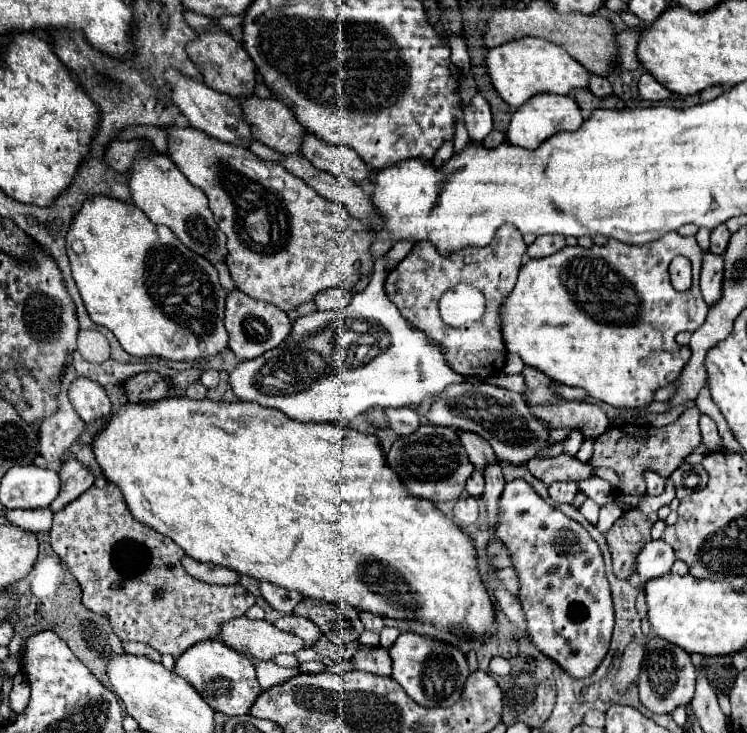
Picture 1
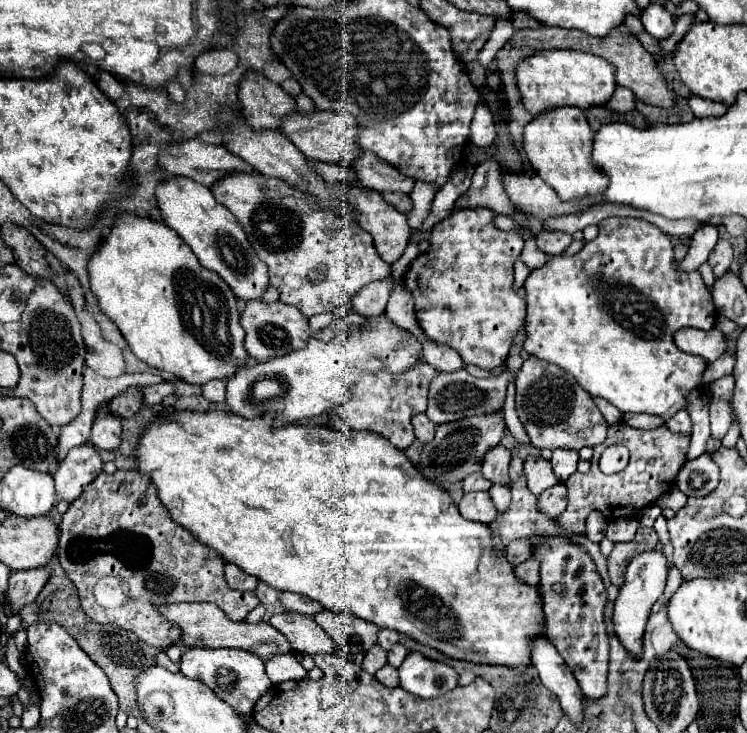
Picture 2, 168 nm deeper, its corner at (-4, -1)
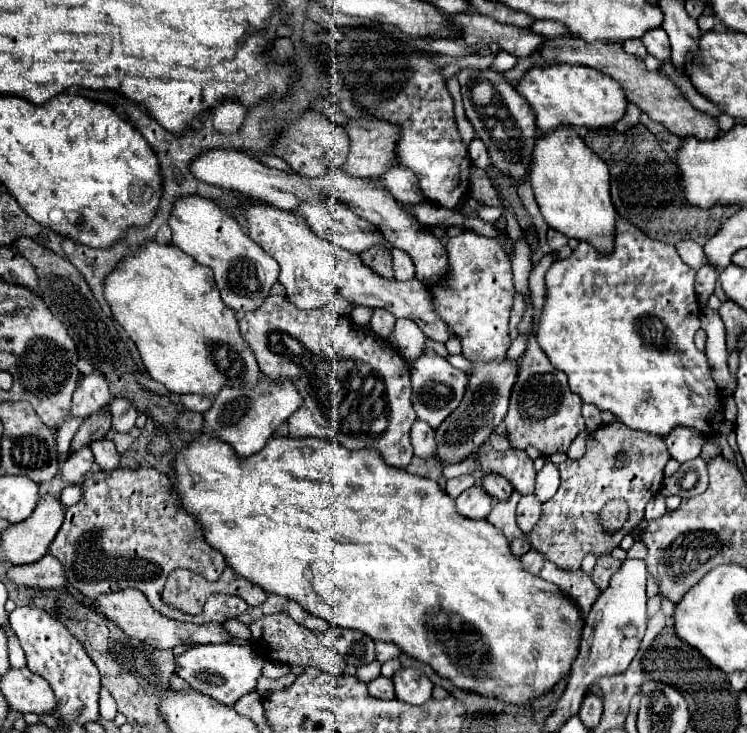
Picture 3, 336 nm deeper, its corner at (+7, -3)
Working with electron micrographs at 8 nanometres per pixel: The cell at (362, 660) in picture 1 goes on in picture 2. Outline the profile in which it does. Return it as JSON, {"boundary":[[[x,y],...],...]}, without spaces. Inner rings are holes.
{"boundary":[[[386,664],[386,666],[382,666],[378,672],[376,672],[376,678],[384,684],[384,686],[398,686],[398,670],[394,668],[394,666],[390,666],[390,664]]]}

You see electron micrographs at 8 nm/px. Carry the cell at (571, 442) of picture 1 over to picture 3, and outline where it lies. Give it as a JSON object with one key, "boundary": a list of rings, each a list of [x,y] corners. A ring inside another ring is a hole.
{"boundary":[[[545,462],[543,470],[537,472],[537,478],[535,478],[535,496],[537,500],[541,502],[547,502],[559,488],[559,470],[555,464],[551,462]]]}

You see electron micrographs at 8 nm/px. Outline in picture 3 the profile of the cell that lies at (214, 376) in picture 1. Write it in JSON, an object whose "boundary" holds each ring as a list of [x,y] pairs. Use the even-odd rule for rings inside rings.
{"boundary":[[[185,394],[179,398],[181,404],[187,408],[187,410],[193,410],[193,412],[207,412],[211,408],[211,400],[205,398],[205,396],[197,396],[197,394]]]}

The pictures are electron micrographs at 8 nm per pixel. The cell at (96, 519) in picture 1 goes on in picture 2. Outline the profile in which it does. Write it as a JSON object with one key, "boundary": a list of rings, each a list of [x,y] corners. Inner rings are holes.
{"boundary":[[[116,470],[114,474],[100,474],[94,482],[90,482],[84,492],[80,494],[78,500],[74,500],[68,508],[68,512],[62,516],[62,522],[60,522],[60,542],[58,542],[58,558],[60,558],[60,564],[64,568],[64,572],[70,576],[70,580],[76,584],[78,588],[78,594],[80,594],[80,604],[82,604],[82,610],[86,612],[86,616],[90,616],[94,622],[102,622],[102,624],[116,624],[124,630],[130,630],[134,632],[142,642],[148,642],[148,646],[152,648],[160,648],[160,650],[166,650],[170,648],[172,644],[180,644],[180,628],[178,626],[172,626],[172,622],[168,622],[162,614],[160,614],[160,606],[162,604],[178,604],[178,602],[214,602],[218,604],[224,612],[228,612],[228,618],[232,618],[234,622],[240,622],[246,618],[246,614],[250,610],[254,610],[260,600],[256,598],[254,592],[238,592],[238,590],[232,590],[226,586],[226,580],[224,580],[224,572],[222,572],[222,566],[224,566],[224,560],[208,546],[202,546],[188,530],[180,528],[178,524],[174,524],[170,520],[170,516],[164,512],[152,484],[148,482],[148,478],[140,478],[140,474],[136,470]]]}

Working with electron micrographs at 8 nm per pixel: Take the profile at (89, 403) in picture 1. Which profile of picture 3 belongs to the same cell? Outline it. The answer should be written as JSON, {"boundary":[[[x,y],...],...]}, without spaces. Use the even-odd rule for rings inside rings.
{"boundary":[[[97,440],[91,444],[91,450],[95,454],[95,462],[99,464],[101,472],[109,474],[109,472],[121,468],[121,456],[111,440]]]}

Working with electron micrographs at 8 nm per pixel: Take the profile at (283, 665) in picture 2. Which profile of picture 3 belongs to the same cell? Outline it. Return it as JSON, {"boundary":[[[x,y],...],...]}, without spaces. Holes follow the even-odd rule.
{"boundary":[[[267,660],[265,666],[263,666],[263,676],[267,676],[267,678],[273,678],[275,680],[275,678],[281,678],[285,674],[289,674],[289,666],[285,666],[285,664]]]}

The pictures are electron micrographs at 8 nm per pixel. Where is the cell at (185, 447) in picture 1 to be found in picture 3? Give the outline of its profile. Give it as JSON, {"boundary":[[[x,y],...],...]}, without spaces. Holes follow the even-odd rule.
{"boundary":[[[199,436],[177,454],[173,468],[173,482],[181,496],[179,500],[185,510],[189,510],[197,522],[201,522],[207,542],[225,556],[229,568],[261,586],[265,592],[291,598],[313,616],[325,618],[341,628],[359,630],[375,642],[393,642],[401,648],[401,652],[423,664],[429,664],[437,676],[451,680],[459,690],[477,692],[481,696],[497,696],[497,700],[505,700],[507,704],[525,706],[531,700],[549,694],[557,682],[569,676],[569,668],[577,658],[583,628],[583,614],[577,606],[573,606],[573,600],[569,600],[569,596],[565,596],[553,582],[525,572],[519,558],[511,554],[509,540],[501,530],[487,520],[471,520],[461,516],[455,508],[455,500],[445,494],[437,482],[385,464],[377,450],[347,450],[321,438],[287,436],[271,438],[261,452],[237,462],[237,456],[229,444],[217,438]]]}

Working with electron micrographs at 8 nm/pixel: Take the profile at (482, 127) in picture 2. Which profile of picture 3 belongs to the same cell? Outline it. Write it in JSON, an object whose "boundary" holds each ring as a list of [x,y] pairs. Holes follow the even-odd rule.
{"boundary":[[[475,138],[471,144],[469,144],[469,158],[471,158],[471,162],[477,166],[477,168],[487,168],[491,162],[489,162],[489,154],[487,154],[487,148],[485,148],[485,144],[479,140],[479,138]]]}

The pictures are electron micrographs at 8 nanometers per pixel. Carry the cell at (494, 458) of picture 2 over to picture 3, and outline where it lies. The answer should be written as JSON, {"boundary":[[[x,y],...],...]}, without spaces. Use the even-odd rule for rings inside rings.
{"boundary":[[[489,474],[481,480],[481,484],[485,486],[485,490],[495,498],[495,500],[509,500],[509,496],[513,494],[513,486],[509,484],[509,480],[505,480],[503,476],[499,474]]]}

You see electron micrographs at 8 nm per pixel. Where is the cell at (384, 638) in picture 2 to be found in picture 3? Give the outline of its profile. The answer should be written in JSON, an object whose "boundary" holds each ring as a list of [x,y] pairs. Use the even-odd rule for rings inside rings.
{"boundary":[[[377,642],[375,650],[377,650],[377,662],[381,662],[381,664],[387,660],[399,658],[399,654],[401,654],[401,650],[395,644],[387,644],[387,642]]]}

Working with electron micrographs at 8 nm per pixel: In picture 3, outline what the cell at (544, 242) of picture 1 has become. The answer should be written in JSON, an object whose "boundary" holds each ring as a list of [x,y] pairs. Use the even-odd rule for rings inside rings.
{"boundary":[[[549,230],[549,232],[547,232],[547,242],[549,242],[549,246],[557,252],[557,250],[561,250],[561,248],[567,244],[567,236],[563,236],[563,234],[557,232],[557,230]]]}

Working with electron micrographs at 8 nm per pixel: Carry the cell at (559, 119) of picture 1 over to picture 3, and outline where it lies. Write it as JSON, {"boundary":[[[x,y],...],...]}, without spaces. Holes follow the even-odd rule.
{"boundary":[[[565,126],[537,138],[531,156],[529,182],[549,228],[559,230],[567,238],[589,242],[601,254],[613,252],[617,212],[609,194],[609,166],[585,146],[573,128]]]}

